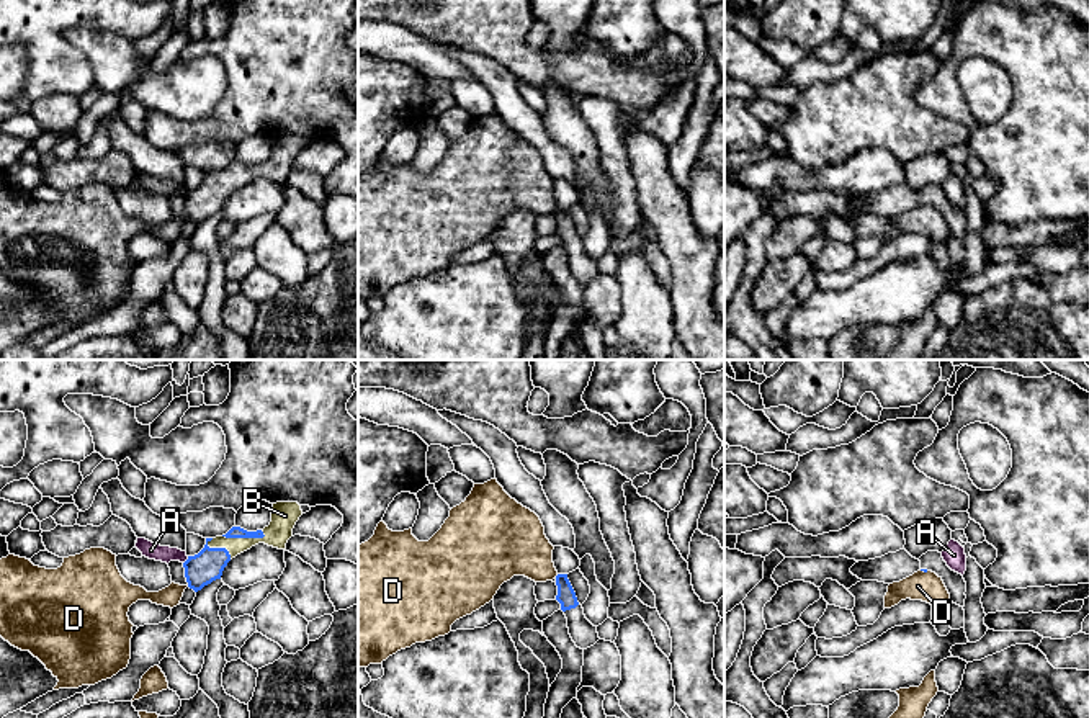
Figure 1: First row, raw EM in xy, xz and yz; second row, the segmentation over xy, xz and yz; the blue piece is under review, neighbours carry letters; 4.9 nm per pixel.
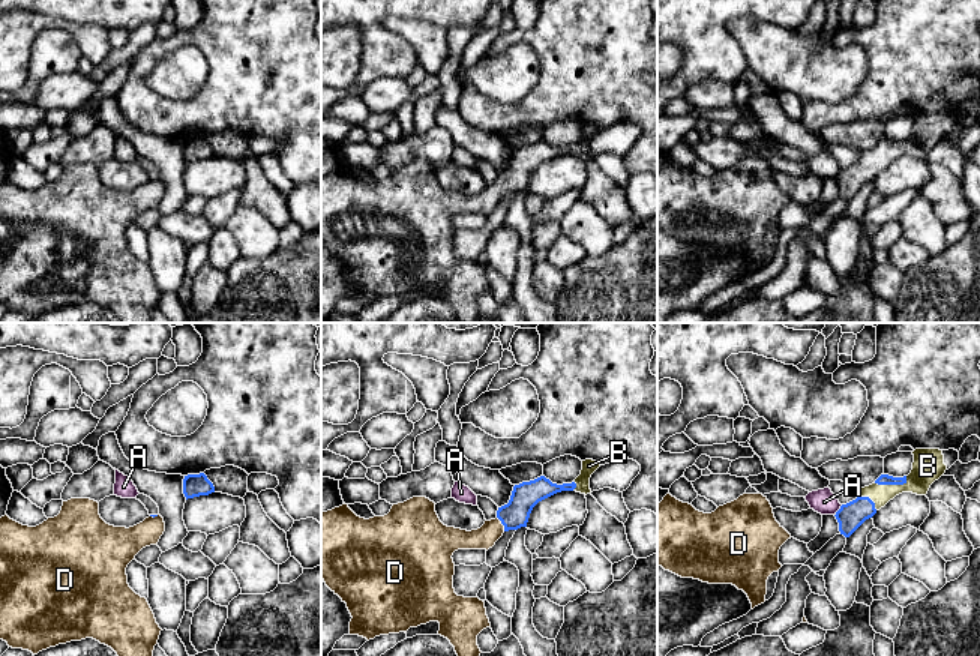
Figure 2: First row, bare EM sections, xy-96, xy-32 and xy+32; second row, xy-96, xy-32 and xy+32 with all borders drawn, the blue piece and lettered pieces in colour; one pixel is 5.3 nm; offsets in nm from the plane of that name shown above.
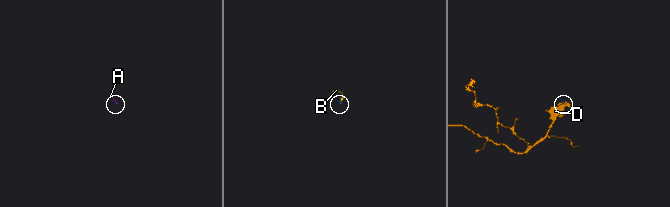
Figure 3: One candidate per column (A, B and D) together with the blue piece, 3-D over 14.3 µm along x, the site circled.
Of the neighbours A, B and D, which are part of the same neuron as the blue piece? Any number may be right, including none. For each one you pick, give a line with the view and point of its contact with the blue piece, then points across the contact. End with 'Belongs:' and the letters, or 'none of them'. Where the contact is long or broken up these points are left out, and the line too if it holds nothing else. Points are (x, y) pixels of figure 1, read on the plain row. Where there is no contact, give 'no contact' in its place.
B: contact xy (244, 170); way xy (236, 166), (244, 170), (267, 169), (285, 149)
D: contact xz (556, 210); way xz (566, 229), (564, 219), (556, 210), (545, 205), (517, 179)
Belongs: B, D

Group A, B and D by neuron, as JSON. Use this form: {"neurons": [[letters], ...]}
{"neurons": [["A"], ["B", "D"]]}

